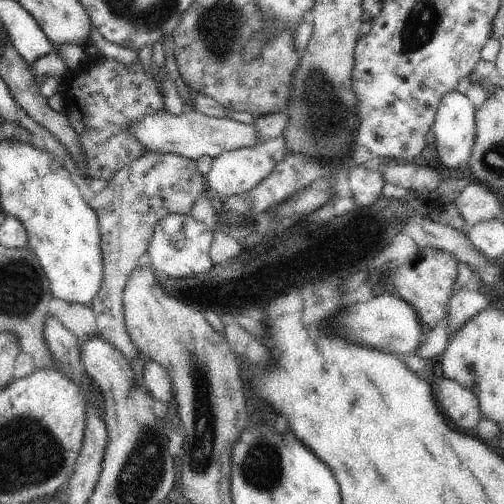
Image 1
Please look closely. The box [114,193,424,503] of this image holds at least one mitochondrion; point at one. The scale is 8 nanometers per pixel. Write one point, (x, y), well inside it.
(261, 465)

